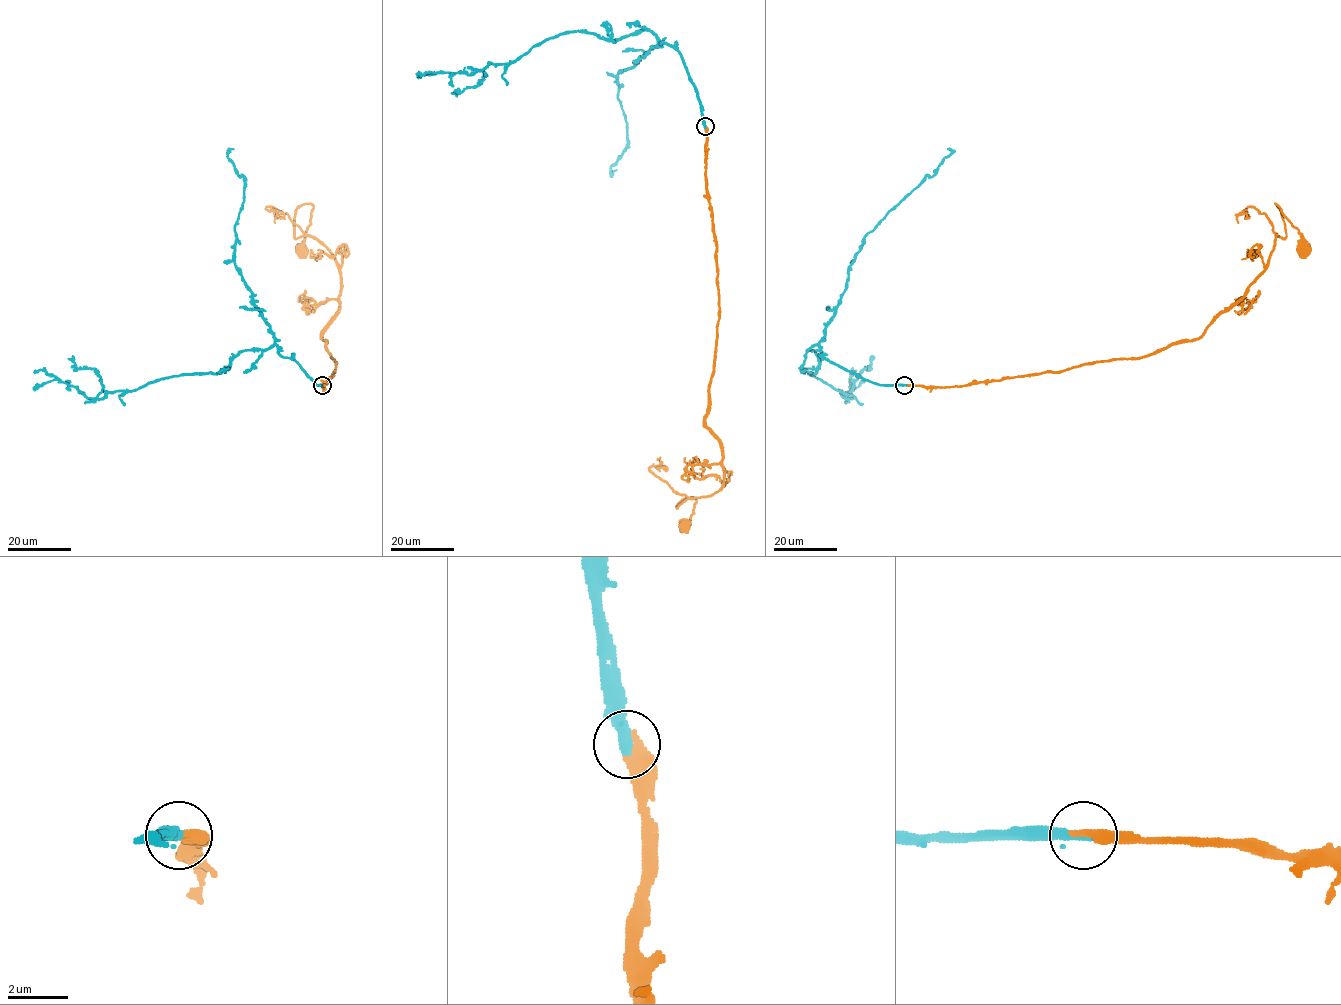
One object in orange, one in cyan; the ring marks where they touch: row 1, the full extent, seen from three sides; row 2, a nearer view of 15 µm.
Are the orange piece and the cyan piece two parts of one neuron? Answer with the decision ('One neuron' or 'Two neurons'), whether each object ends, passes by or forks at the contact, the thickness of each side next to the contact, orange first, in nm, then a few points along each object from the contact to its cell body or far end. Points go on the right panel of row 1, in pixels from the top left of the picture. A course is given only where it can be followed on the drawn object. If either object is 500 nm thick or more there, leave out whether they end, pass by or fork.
One neuron. At the ring orange ends. At the ring cyan ends. Thickness 480 nm (orange) against 360 nm. Course of orange: (904, 385), (1062, 371), (1198, 338), (1263, 271), (1276, 236), (1285, 237), (1275, 204), (1303, 250). Course of cyan: (904, 385), (871, 382), (817, 345), (808, 349), (818, 358), (810, 375), (846, 398), (851, 379), (852, 390)

